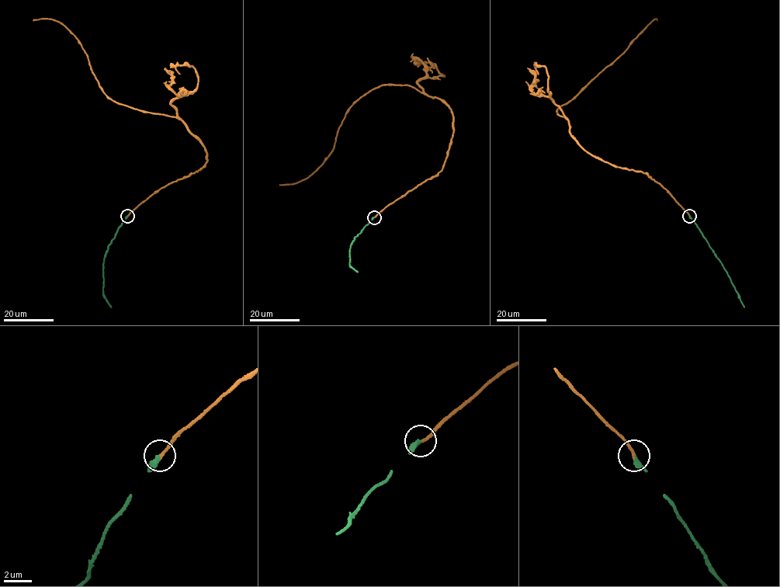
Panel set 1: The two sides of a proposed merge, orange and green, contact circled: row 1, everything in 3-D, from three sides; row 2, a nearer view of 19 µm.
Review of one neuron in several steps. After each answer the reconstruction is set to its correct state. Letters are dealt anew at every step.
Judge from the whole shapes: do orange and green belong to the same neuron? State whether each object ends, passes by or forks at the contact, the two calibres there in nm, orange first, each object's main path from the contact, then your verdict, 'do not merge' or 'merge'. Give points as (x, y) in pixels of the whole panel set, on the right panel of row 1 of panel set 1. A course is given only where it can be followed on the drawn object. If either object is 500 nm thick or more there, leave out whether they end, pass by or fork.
orange ends | green ends | 200/340 nm | orange via (689, 216), (643, 172), (615, 167), (587, 151), (556, 110), (657, 20) | green via (689, 216), (726, 272), (743, 307) | merge

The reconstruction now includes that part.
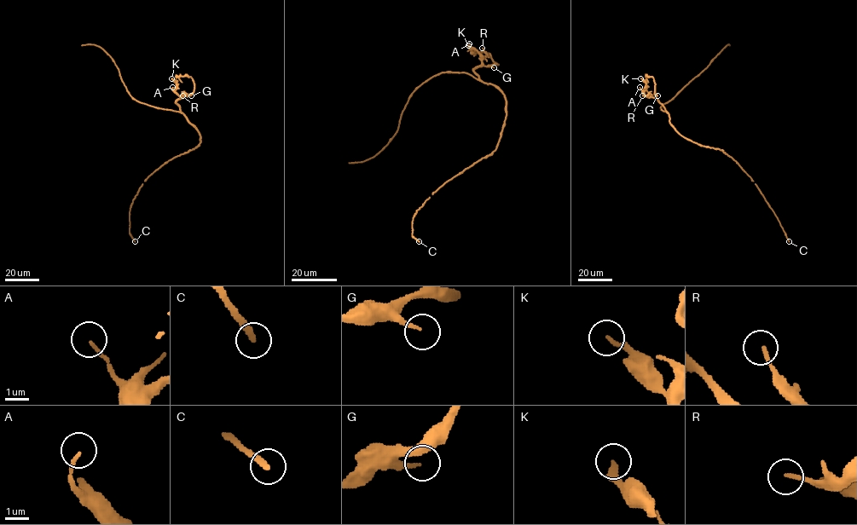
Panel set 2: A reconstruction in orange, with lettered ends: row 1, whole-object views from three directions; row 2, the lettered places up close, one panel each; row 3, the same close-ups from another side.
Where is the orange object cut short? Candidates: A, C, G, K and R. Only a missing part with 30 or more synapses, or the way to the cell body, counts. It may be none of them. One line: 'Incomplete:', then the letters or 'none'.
Incomplete: none

